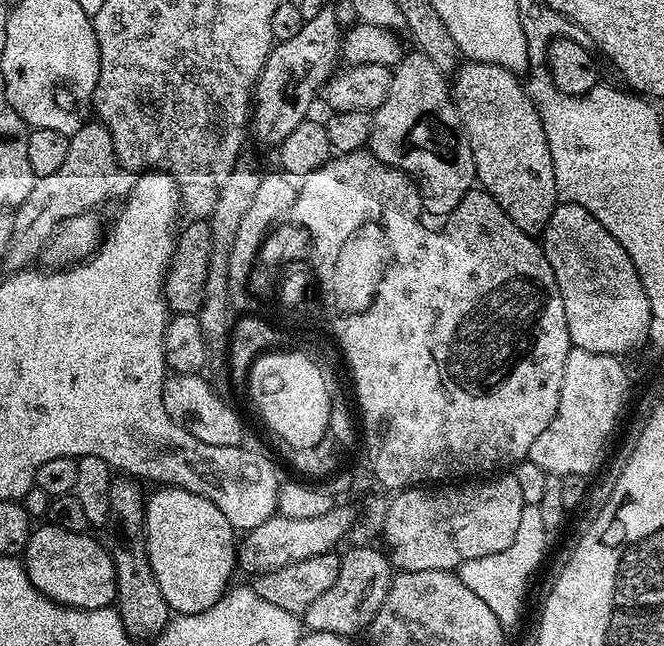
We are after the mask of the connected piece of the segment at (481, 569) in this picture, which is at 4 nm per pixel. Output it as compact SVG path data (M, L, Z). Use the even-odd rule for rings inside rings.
M525 504L522 522L518 522L518 534L514 534L514 542L510 542L506 550L498 554L486 554L486 558L474 558L458 569L462 582L466 582L468 589L474 590L474 594L478 594L478 598L482 598L482 602L494 610L494 615L505 630L512 630L524 612L524 595L528 592L532 575L539 570L548 552L548 540L550 533L542 523L540 505Z

